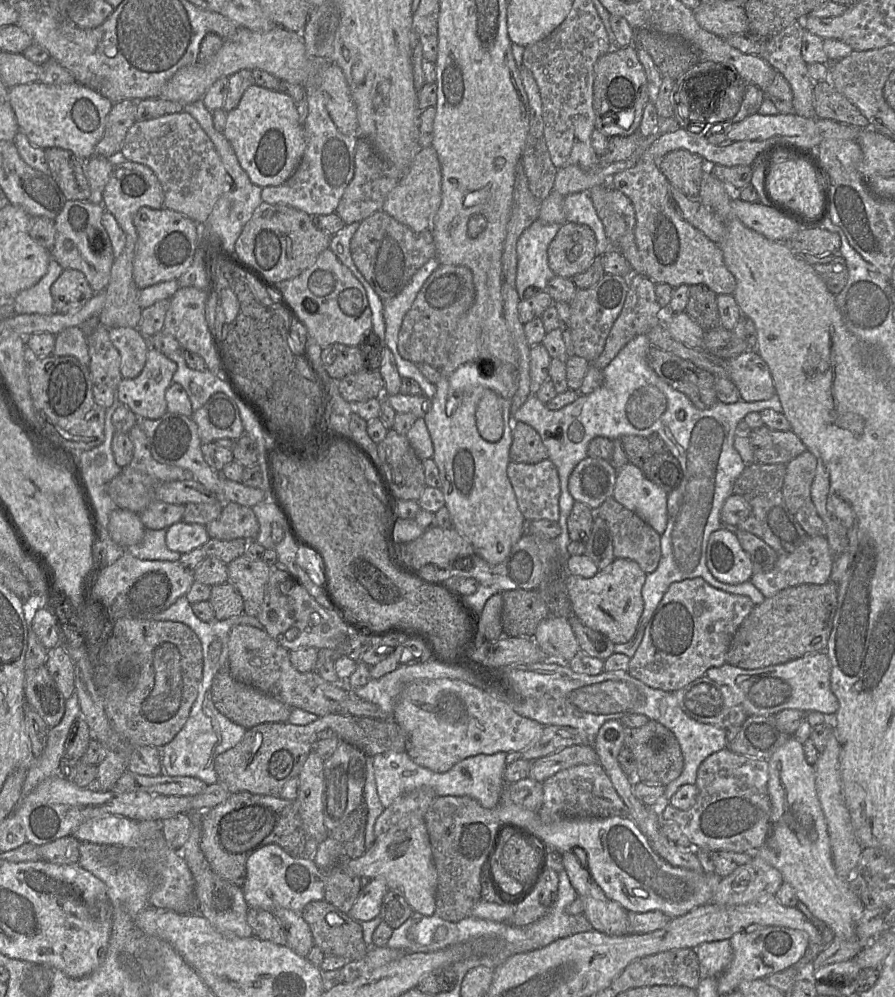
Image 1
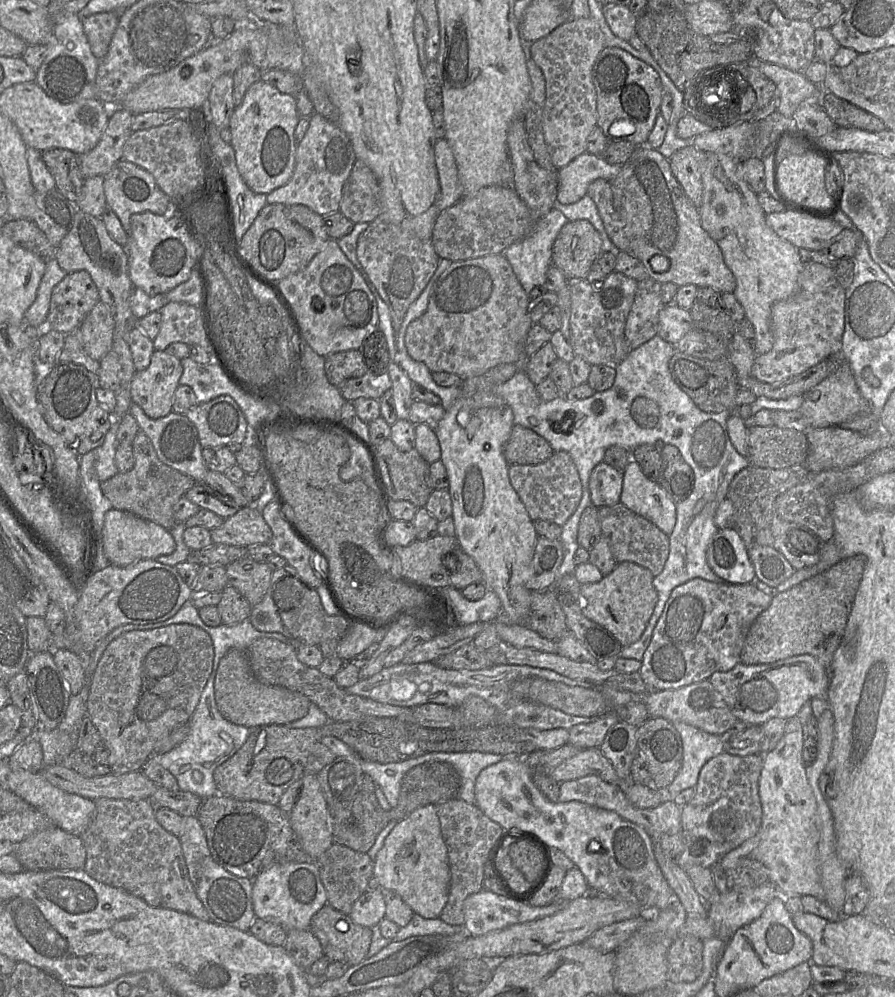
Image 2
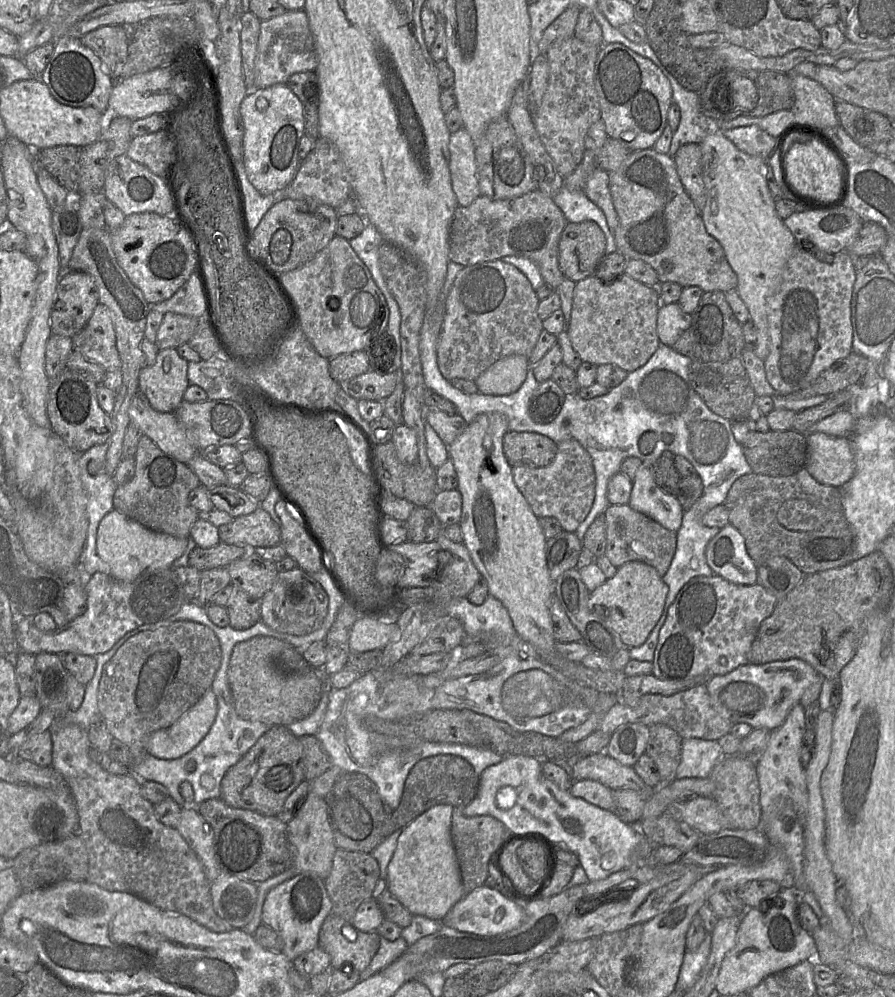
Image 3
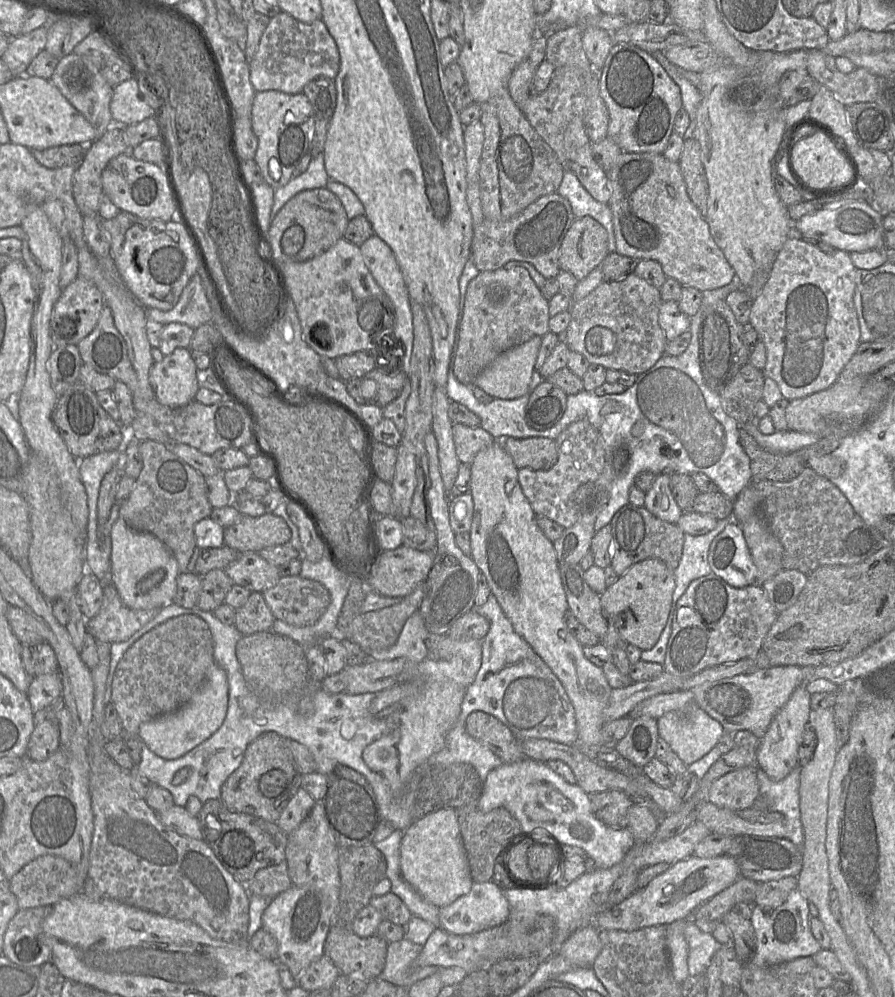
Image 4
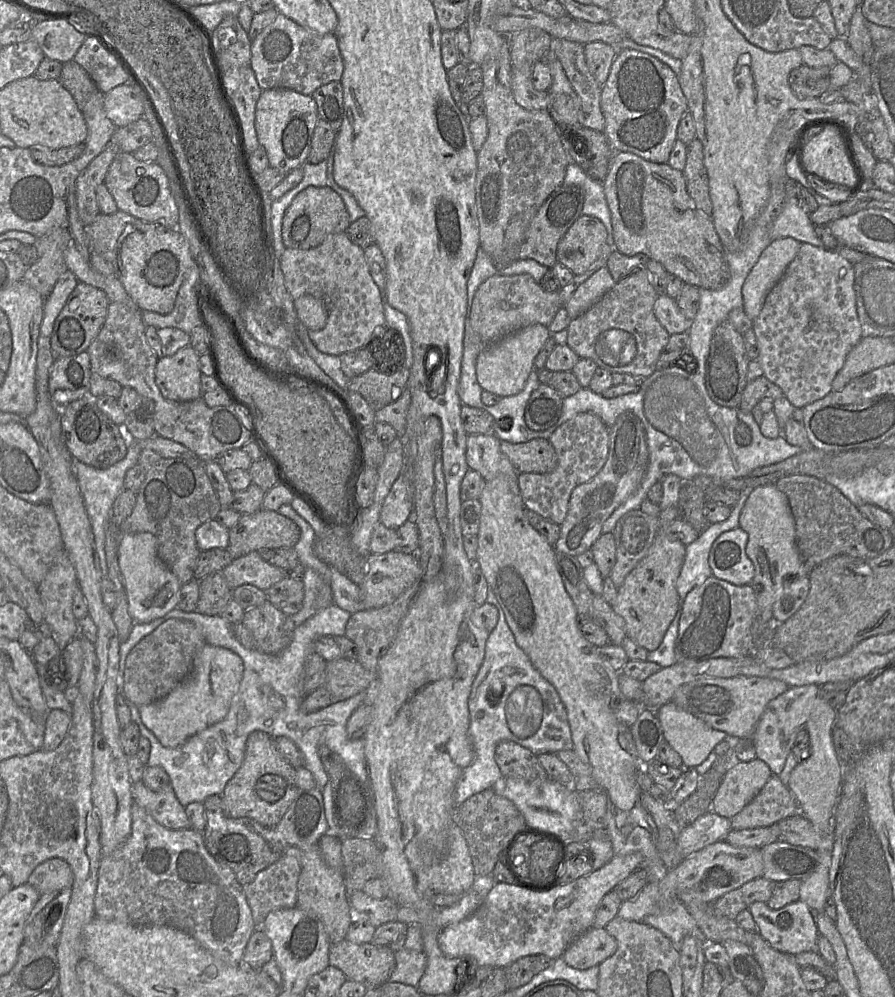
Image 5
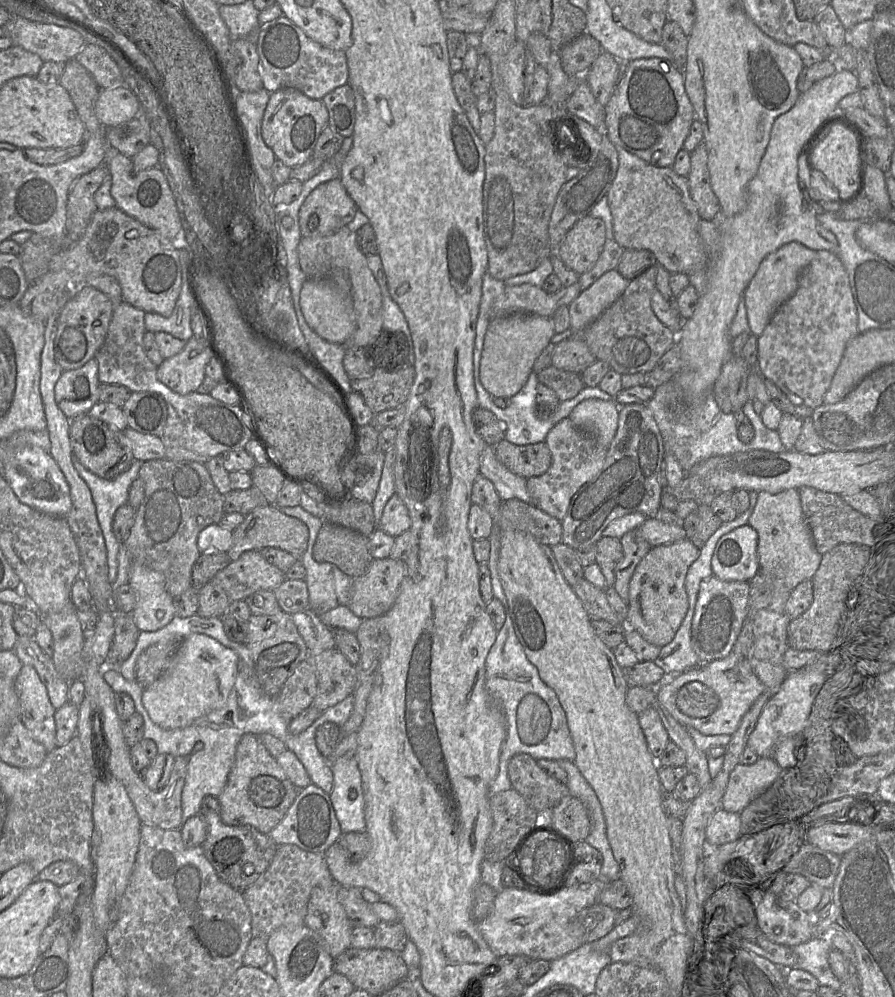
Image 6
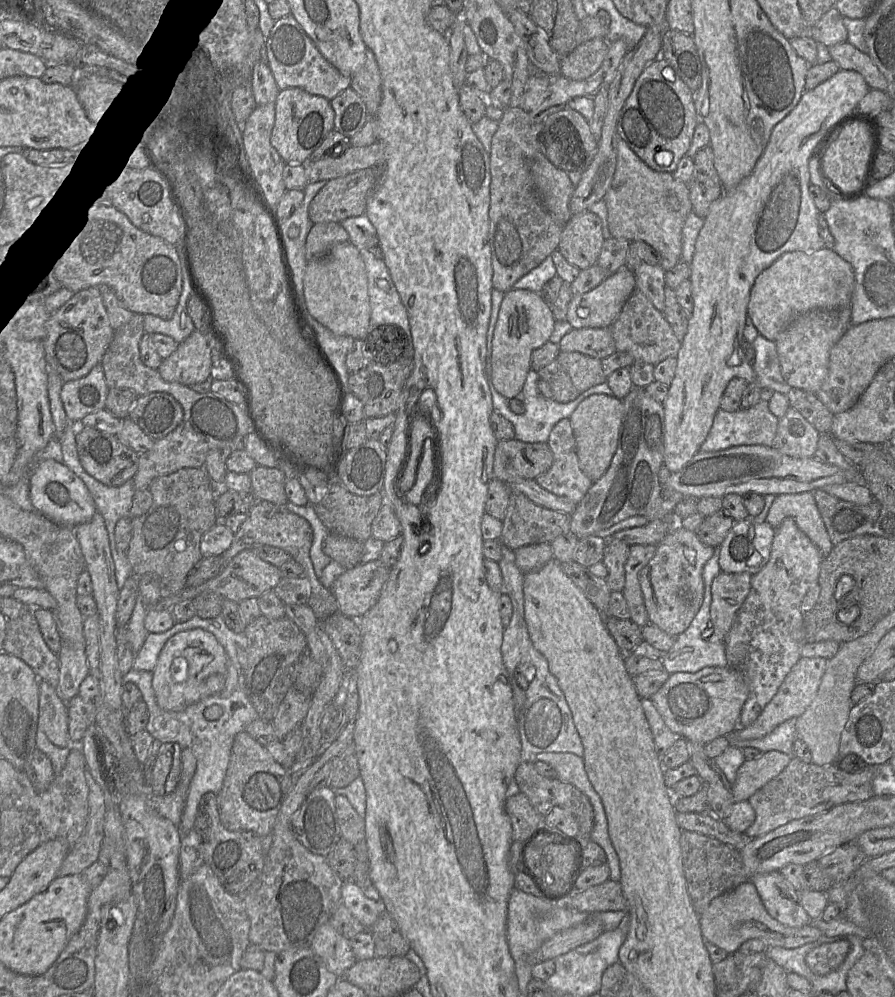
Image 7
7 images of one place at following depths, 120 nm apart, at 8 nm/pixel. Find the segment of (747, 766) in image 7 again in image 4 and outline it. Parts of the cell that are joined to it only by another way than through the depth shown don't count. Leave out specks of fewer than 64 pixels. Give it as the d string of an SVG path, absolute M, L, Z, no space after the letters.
M756 765L743 767L716 779L709 790L709 801L731 810L752 807L760 796Z

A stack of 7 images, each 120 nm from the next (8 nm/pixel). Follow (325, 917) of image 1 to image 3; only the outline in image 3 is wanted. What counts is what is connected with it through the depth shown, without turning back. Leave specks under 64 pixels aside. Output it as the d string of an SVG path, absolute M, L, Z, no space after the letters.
M331 913L320 927L318 945L329 955L333 969L352 966L363 972L376 954L380 939L376 931L360 931L351 921Z

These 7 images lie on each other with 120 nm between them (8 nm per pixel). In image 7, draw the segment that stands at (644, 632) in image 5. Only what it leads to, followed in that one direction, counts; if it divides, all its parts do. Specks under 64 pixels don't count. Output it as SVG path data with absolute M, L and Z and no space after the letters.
M671 525L671 530L657 545L653 558L639 572L639 582L650 624L674 637L683 633L698 613L704 599L703 568L714 555L715 548L703 544L694 531L681 525Z

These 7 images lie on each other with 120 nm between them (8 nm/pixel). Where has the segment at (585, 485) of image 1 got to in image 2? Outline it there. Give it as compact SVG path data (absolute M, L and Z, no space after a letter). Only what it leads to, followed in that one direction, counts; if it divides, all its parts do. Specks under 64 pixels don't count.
M606 462L597 464L589 478L592 505L600 508L619 503L622 487L623 472Z

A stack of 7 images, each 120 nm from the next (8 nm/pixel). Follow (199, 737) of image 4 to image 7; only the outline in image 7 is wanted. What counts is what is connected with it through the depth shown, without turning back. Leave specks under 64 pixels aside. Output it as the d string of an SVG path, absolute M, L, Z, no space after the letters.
M201 628L172 636L162 649L153 671L152 687L157 704L166 711L181 711L220 692L227 677L227 655L215 636Z

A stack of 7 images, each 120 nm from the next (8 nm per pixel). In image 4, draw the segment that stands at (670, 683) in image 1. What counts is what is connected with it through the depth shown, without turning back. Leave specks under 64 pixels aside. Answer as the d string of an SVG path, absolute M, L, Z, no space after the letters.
M713 573L693 580L676 605L664 671L688 678L707 668L753 657L761 652L777 615L759 584L735 588Z

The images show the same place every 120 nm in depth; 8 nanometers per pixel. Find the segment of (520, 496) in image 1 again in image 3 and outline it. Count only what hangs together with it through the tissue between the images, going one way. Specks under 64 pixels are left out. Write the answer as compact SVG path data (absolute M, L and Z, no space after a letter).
M576 439L557 444L557 453L548 466L513 466L513 478L538 517L554 517L563 531L575 532L586 518L595 499L596 474L589 452Z

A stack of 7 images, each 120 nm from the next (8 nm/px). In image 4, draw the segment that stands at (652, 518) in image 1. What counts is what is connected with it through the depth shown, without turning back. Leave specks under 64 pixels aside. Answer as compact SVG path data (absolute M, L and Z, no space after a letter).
M662 473L656 476L652 486L645 493L644 507L657 518L676 524L684 512L670 489L670 474Z

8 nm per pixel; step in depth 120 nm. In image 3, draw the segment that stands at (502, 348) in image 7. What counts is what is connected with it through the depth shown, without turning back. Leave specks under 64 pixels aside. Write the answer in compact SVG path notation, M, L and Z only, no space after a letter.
M512 354L496 361L477 377L475 383L483 394L512 394L526 380L529 368L529 357Z

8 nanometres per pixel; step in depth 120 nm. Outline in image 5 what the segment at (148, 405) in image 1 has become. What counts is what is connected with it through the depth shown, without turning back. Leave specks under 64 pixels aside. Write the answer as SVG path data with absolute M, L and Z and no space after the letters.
M190 345L172 356L158 358L155 383L164 398L189 402L201 397L200 355Z

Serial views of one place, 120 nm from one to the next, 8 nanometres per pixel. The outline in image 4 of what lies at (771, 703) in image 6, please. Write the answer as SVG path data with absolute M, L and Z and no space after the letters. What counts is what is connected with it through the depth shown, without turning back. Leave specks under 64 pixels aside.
M804 685L792 693L786 704L772 719L767 732L759 740L756 754L756 766L763 770L772 781L784 779L798 764L798 748L811 714L811 694Z

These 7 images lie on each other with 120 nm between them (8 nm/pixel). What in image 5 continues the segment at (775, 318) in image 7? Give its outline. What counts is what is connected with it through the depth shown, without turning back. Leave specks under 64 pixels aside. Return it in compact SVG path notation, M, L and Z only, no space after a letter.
M791 237L776 238L762 251L742 286L743 309L751 320L759 315L767 294L783 276L800 244Z

